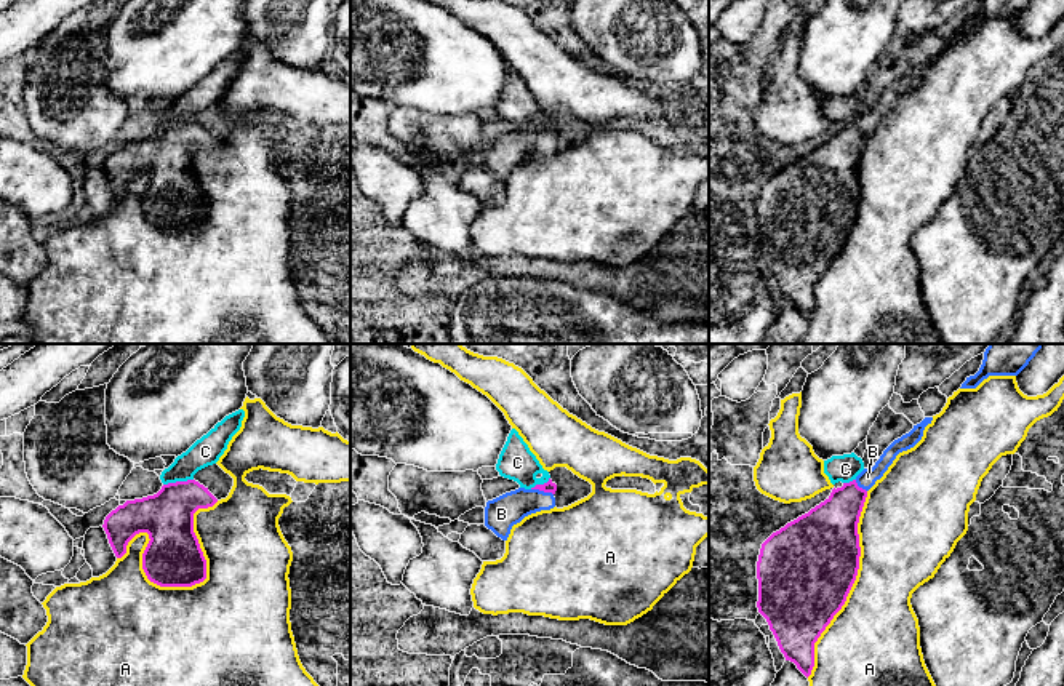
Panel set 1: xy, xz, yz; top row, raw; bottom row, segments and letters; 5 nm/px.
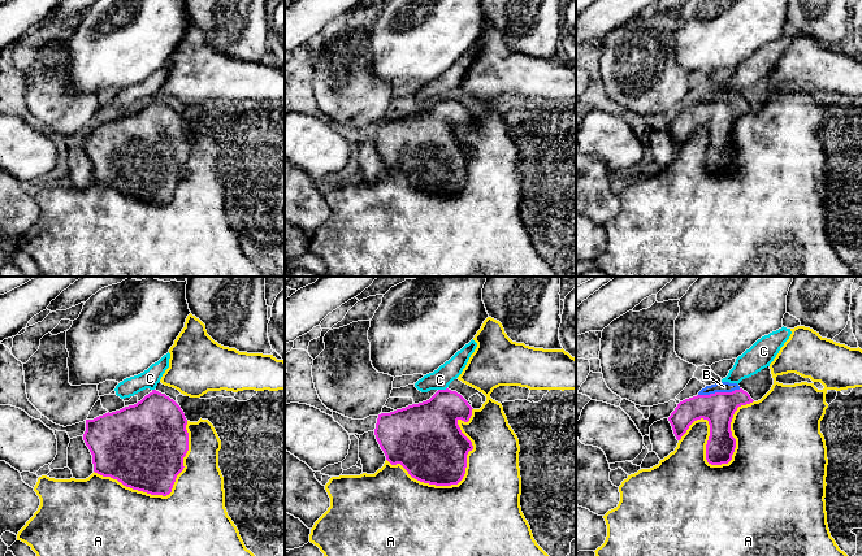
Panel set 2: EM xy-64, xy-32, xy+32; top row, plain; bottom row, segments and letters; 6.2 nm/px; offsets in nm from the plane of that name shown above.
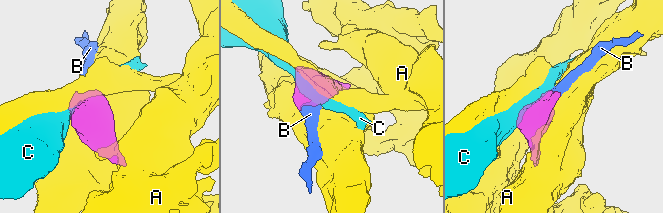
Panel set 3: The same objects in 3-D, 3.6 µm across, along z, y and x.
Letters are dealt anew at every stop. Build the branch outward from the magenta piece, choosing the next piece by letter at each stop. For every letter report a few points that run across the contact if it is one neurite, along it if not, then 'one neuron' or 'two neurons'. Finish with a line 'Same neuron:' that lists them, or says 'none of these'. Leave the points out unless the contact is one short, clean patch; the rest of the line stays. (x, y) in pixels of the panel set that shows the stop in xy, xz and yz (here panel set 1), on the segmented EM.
A: two neurons
B: line xz (549, 486), (543, 490), (532, 501), (501, 514); one neuron
C: two neurons
Same neuron: B

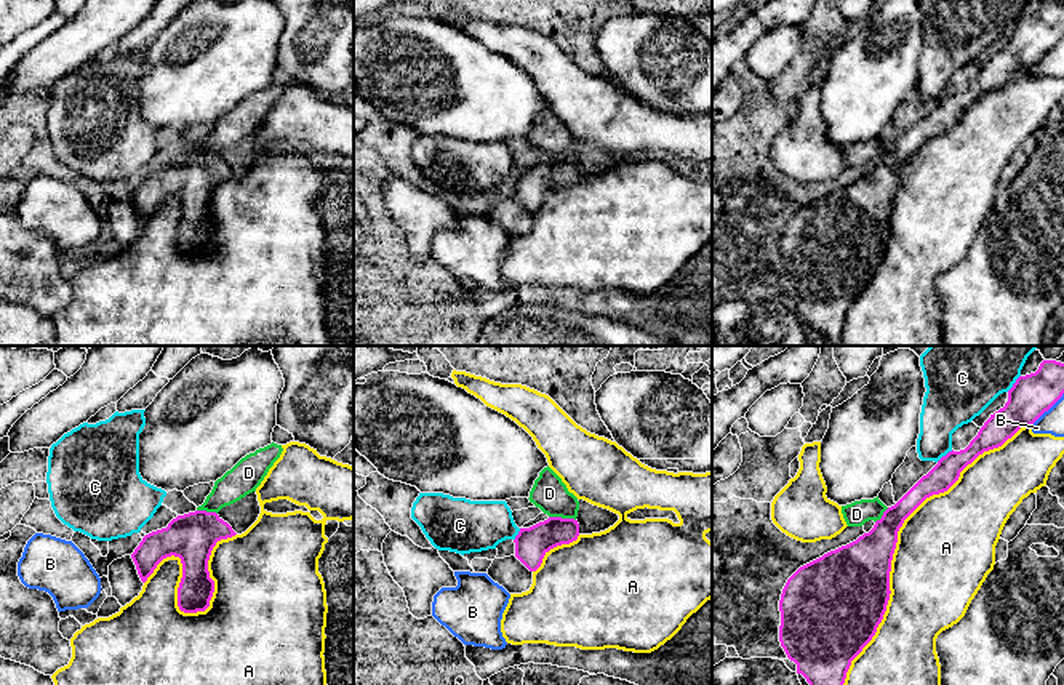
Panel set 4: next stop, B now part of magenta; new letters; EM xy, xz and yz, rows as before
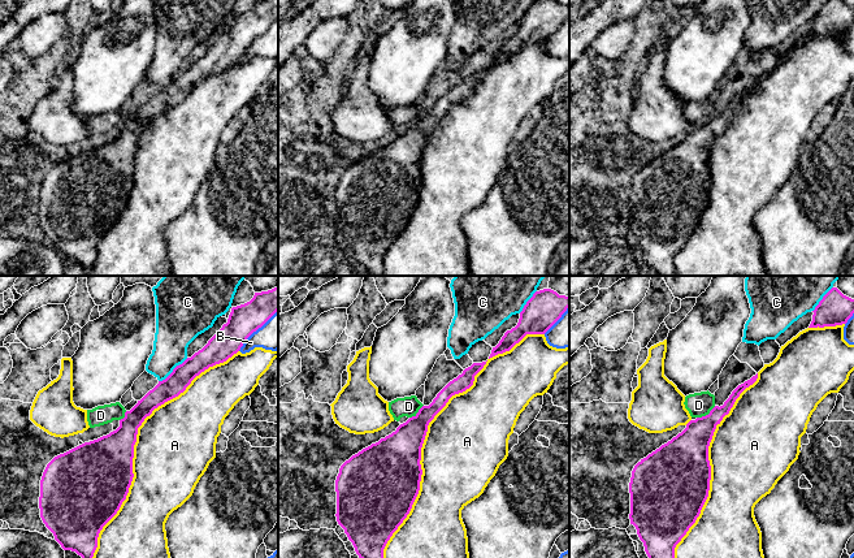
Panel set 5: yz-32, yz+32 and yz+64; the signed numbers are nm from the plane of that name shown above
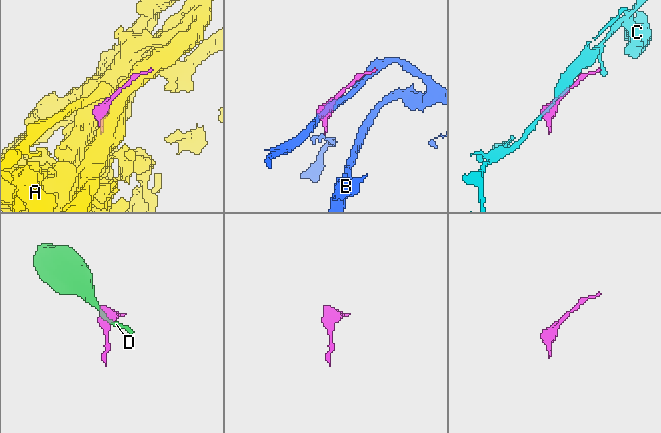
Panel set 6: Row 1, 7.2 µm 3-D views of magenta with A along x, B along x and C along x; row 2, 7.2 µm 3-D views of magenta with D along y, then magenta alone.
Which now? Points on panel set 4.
A: two neurons
B: two neurons
C: two neurons
D: line xz (549, 516), (575, 520); two neurons
Same neuron: none of these

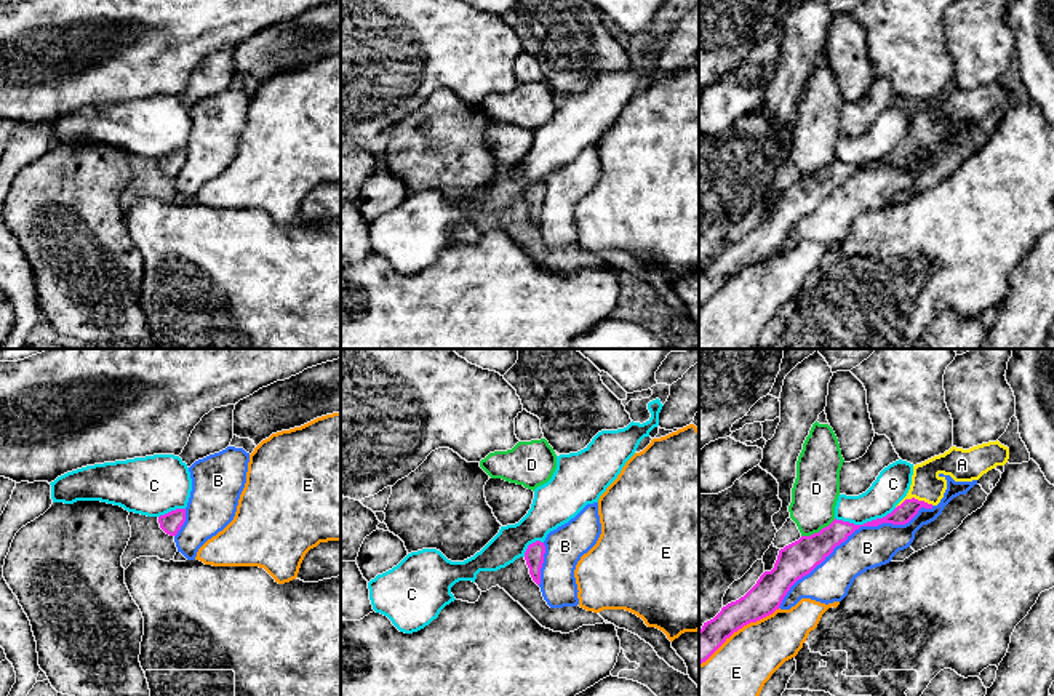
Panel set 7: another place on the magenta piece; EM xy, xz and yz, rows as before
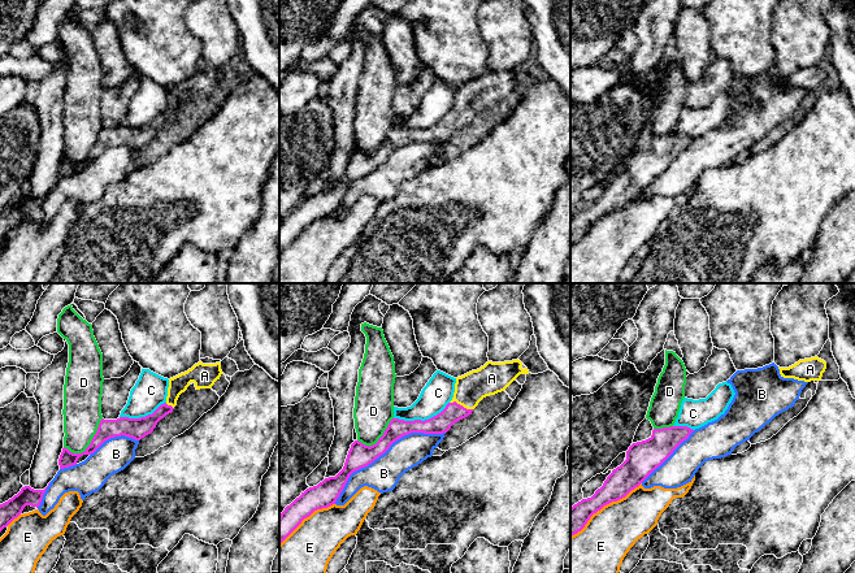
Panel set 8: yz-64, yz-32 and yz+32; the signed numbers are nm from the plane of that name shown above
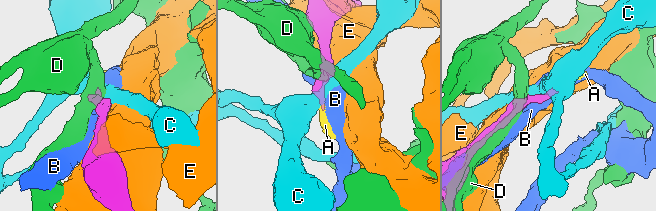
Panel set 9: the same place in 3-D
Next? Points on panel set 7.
A: line yz (902, 514), (914, 498), (926, 485); one neuron
B: two neurons
C: two neurons
D: line yz (835, 519), (818, 532), (802, 536); two neurons
E: two neurons
Same neuron: A

